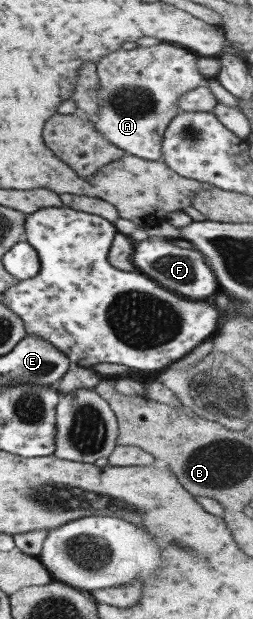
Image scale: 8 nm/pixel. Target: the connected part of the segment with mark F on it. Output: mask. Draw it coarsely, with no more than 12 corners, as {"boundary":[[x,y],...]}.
{"boundary":[[165,238],[133,242],[136,271],[181,299],[220,290],[206,258]]}

